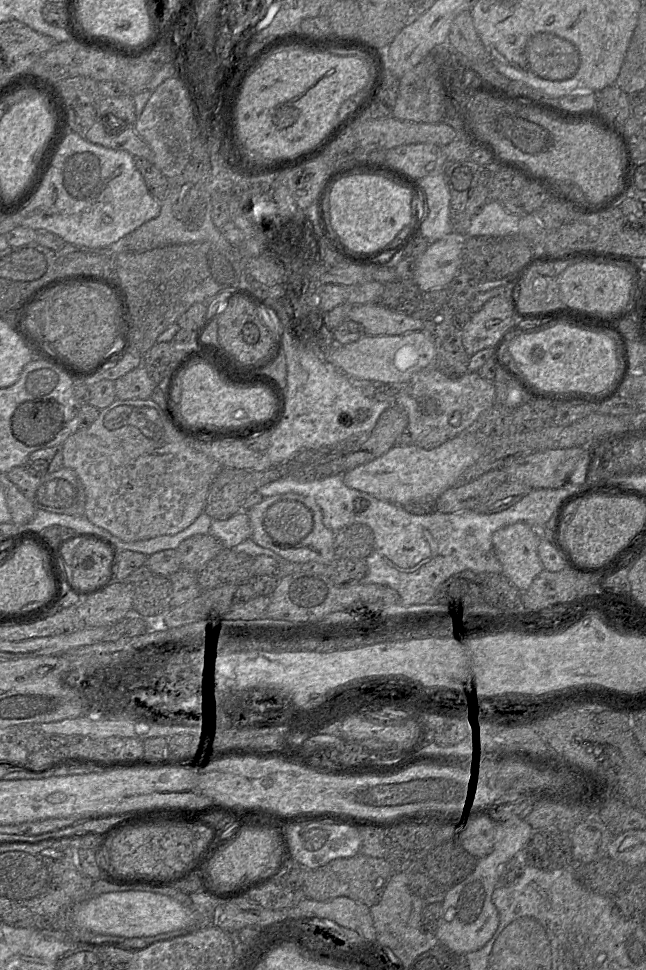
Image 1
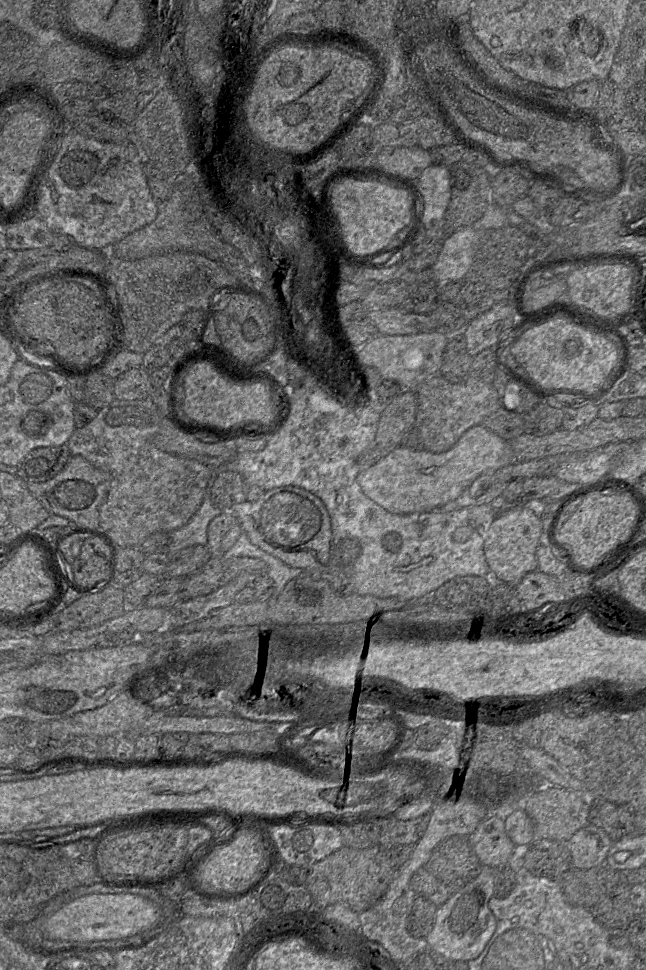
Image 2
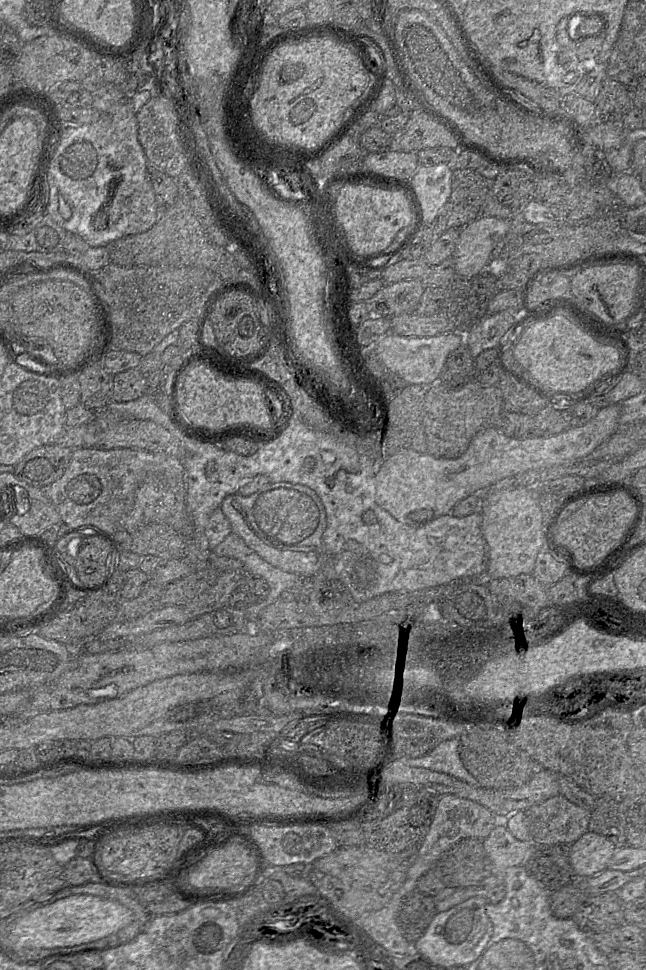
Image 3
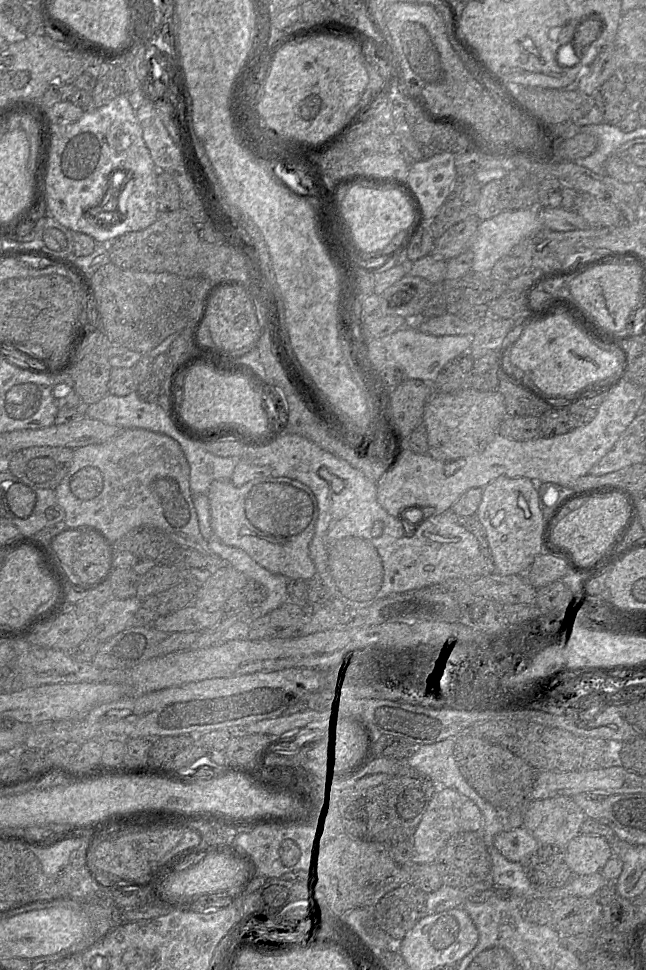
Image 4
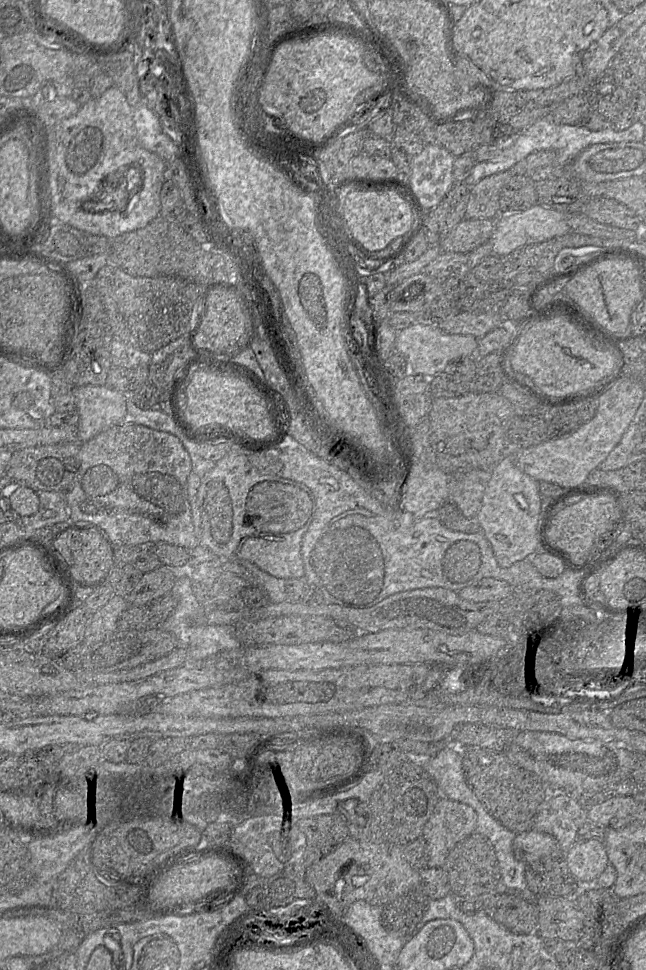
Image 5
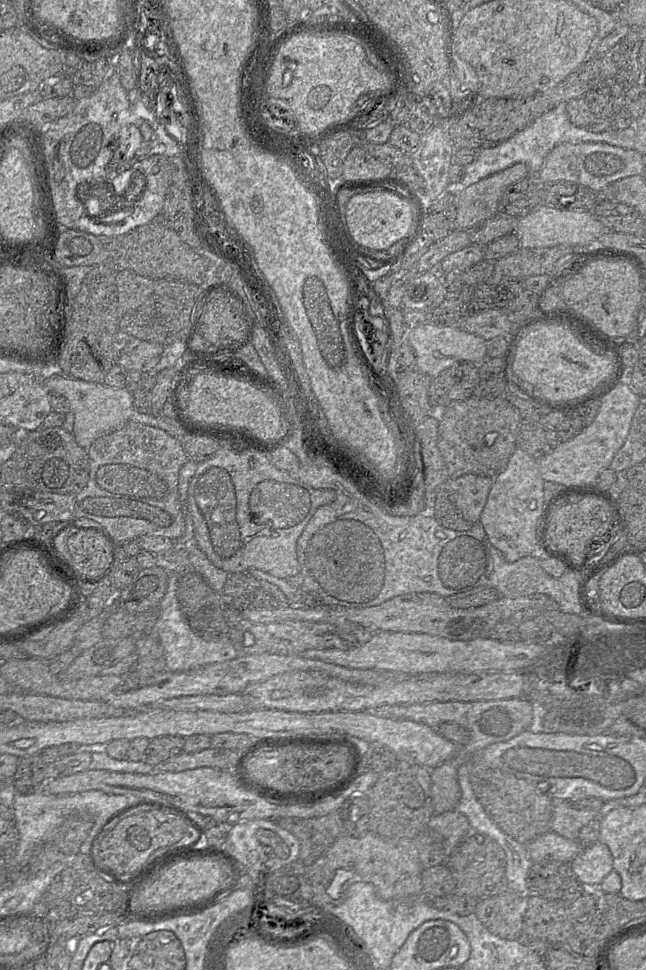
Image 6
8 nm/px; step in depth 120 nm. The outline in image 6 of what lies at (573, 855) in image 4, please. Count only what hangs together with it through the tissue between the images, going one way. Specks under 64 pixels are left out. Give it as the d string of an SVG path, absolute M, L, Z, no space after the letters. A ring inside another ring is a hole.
M597 841L584 845L583 850L570 864L582 884L600 885L613 870L613 857L608 846Z

